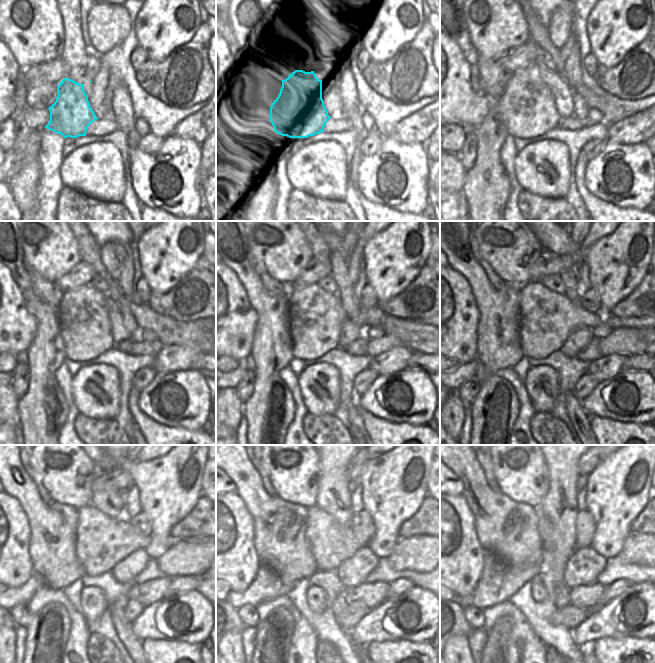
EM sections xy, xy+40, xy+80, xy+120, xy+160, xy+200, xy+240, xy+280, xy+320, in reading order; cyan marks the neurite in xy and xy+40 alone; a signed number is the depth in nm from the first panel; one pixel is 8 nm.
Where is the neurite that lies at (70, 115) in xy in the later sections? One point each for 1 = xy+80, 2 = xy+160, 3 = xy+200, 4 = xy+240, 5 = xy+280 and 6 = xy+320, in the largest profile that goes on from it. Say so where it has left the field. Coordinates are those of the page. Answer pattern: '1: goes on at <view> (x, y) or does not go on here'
1: goes on at xy+80 (526, 108)
2: goes on at xy+160 (316, 316)
3: goes on at xy+200 (546, 318)
4: goes on at xy+240 (101, 542)
5: goes on at xy+280 (331, 543)
6: goes on at xy+320 (547, 533)

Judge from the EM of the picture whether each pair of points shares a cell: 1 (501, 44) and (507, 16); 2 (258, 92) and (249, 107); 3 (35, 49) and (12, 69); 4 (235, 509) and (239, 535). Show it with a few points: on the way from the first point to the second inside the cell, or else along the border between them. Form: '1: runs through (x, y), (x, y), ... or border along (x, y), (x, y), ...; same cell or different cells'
1: runs through (501, 37), (501, 23); same cell
2: border along (245, 77), (247, 97), (270, 104); different cells
3: border along (10, 50), (21, 68); different cells
4: runs through (235, 515), (237, 529); same cell

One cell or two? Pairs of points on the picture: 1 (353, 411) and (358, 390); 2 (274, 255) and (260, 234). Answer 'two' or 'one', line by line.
1: two
2: one

